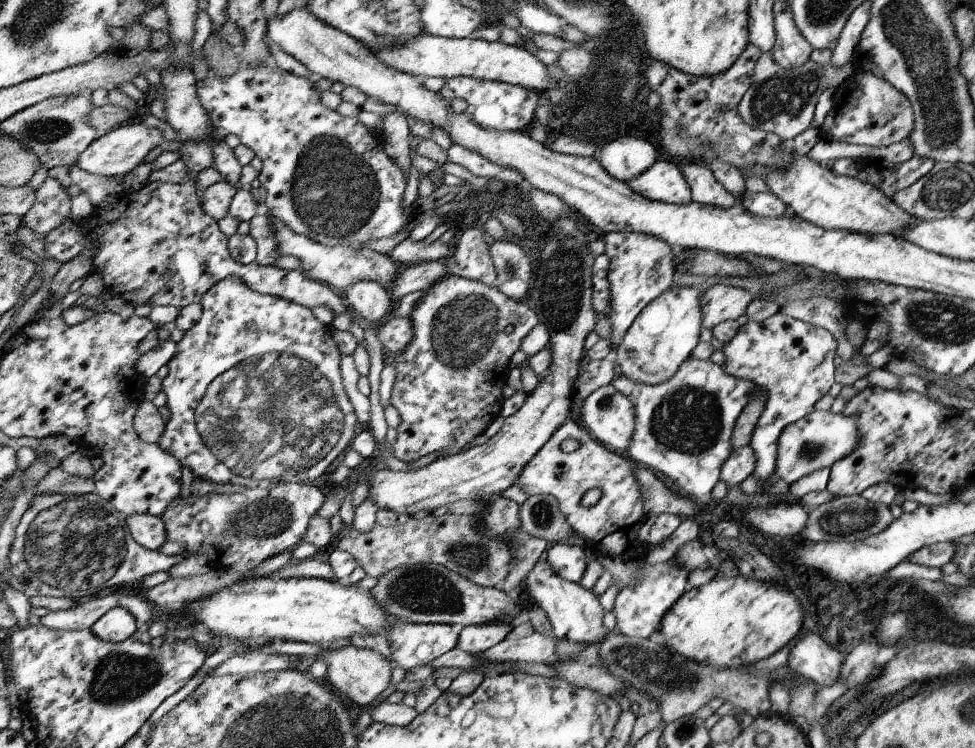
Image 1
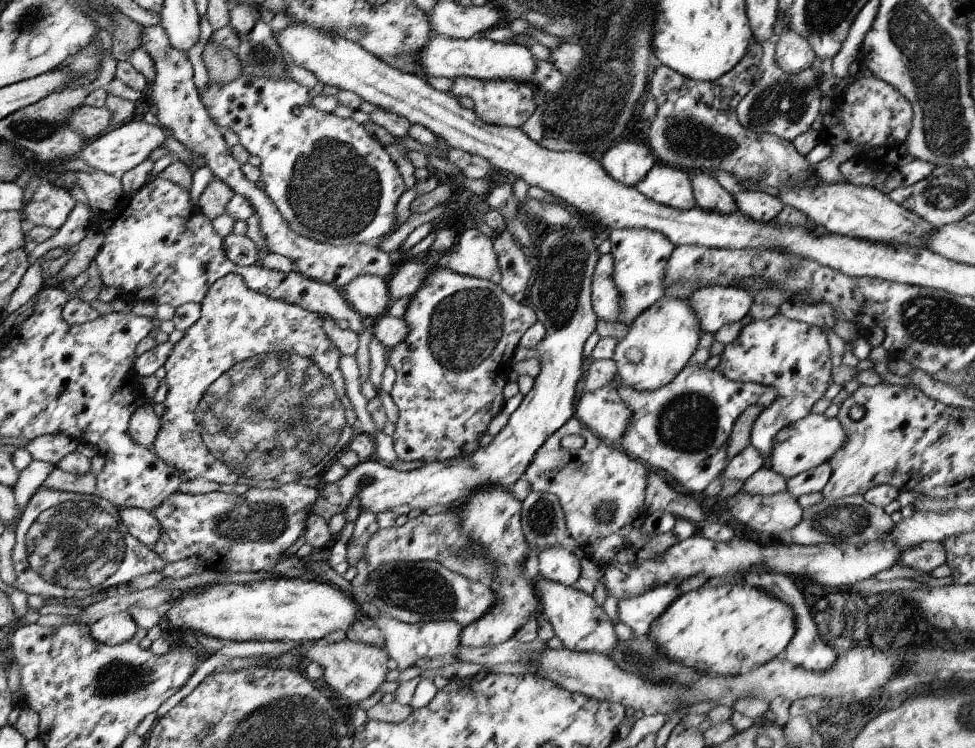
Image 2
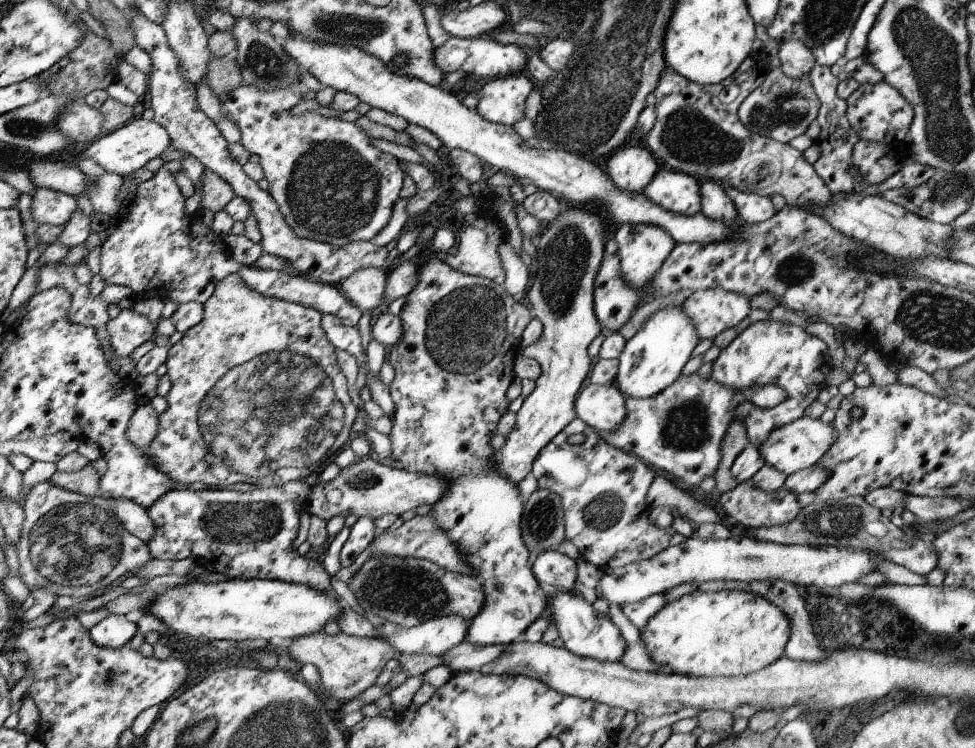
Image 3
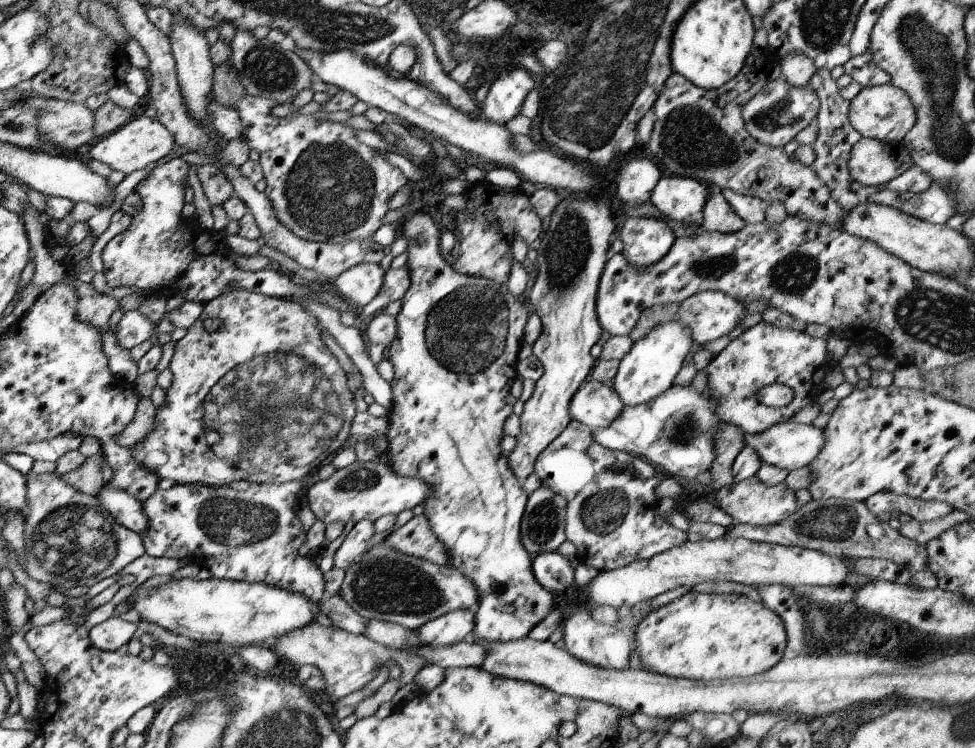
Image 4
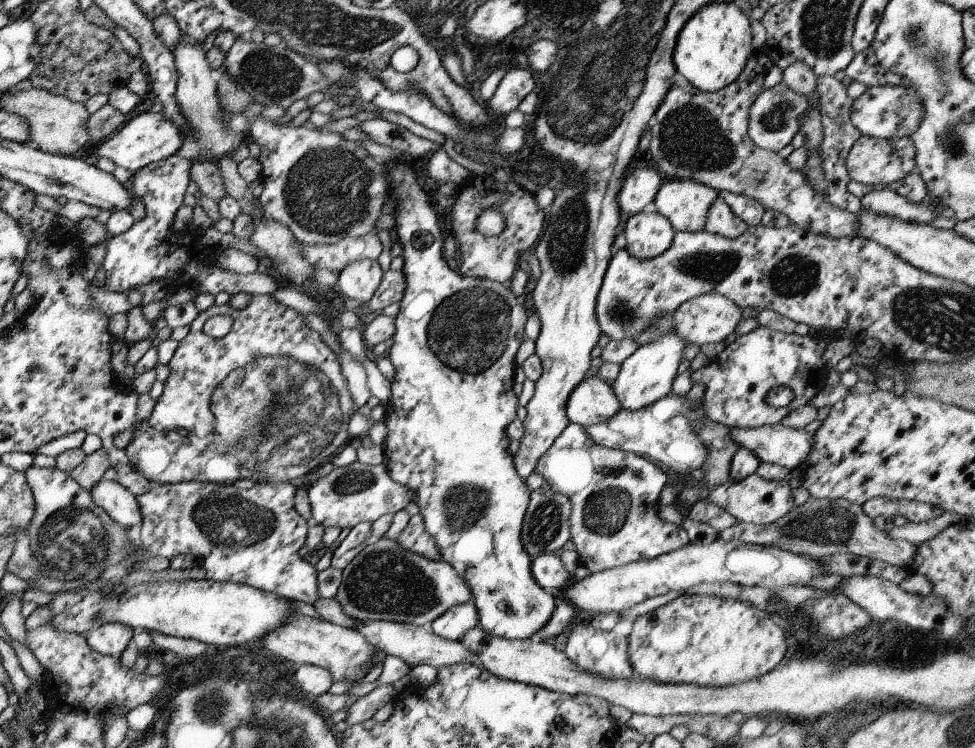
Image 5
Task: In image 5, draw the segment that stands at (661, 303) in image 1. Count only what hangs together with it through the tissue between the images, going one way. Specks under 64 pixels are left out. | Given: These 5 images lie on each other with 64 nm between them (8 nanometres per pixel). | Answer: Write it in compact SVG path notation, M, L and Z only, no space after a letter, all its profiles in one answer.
M675 324L671 326L669 332L659 336L657 340L639 346L629 358L625 358L619 366L617 378L611 382L611 388L621 404L621 410L635 412L639 408L645 408L659 398L667 396L671 392L671 382L677 376L677 366L683 360L683 350L685 350L685 340L677 336Z

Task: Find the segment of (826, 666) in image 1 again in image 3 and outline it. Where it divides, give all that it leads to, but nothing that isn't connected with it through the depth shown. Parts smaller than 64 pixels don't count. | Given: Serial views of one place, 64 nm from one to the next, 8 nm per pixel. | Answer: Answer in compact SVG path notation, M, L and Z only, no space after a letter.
M763 580L763 582L749 582L749 588L751 588L751 594L757 594L757 596L763 596L767 598L771 604L775 604L779 610L783 610L789 618L789 630L791 630L791 636L787 640L787 646L785 646L785 652L783 652L783 658L787 660L795 660L795 662L807 662L807 664L821 664L825 662L831 654L827 654L819 642L815 640L815 632L813 632L813 624L809 622L809 614L805 610L805 602L803 602L803 594L795 588L795 584L789 584L785 580Z

